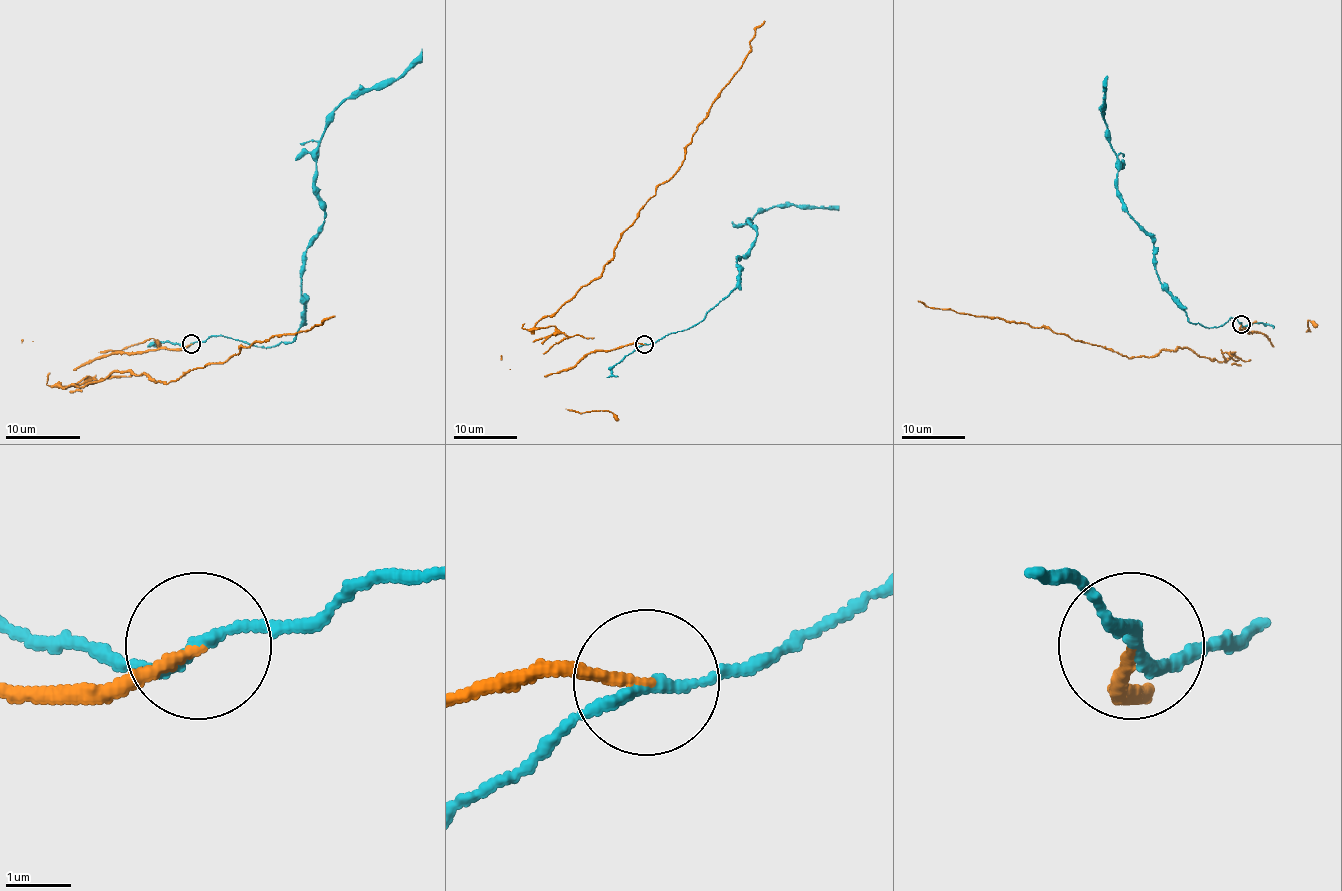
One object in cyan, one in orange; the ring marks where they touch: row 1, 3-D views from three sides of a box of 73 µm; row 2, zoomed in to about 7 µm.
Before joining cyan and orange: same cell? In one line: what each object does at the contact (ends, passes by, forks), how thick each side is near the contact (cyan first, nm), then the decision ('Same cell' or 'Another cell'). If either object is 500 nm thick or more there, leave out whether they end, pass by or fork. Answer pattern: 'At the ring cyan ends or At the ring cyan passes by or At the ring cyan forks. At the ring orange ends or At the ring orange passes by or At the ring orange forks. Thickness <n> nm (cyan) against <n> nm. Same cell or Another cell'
At the ring cyan passes by. At the ring orange ends. Thickness 170 nm (cyan) against 150 nm. Another cell

